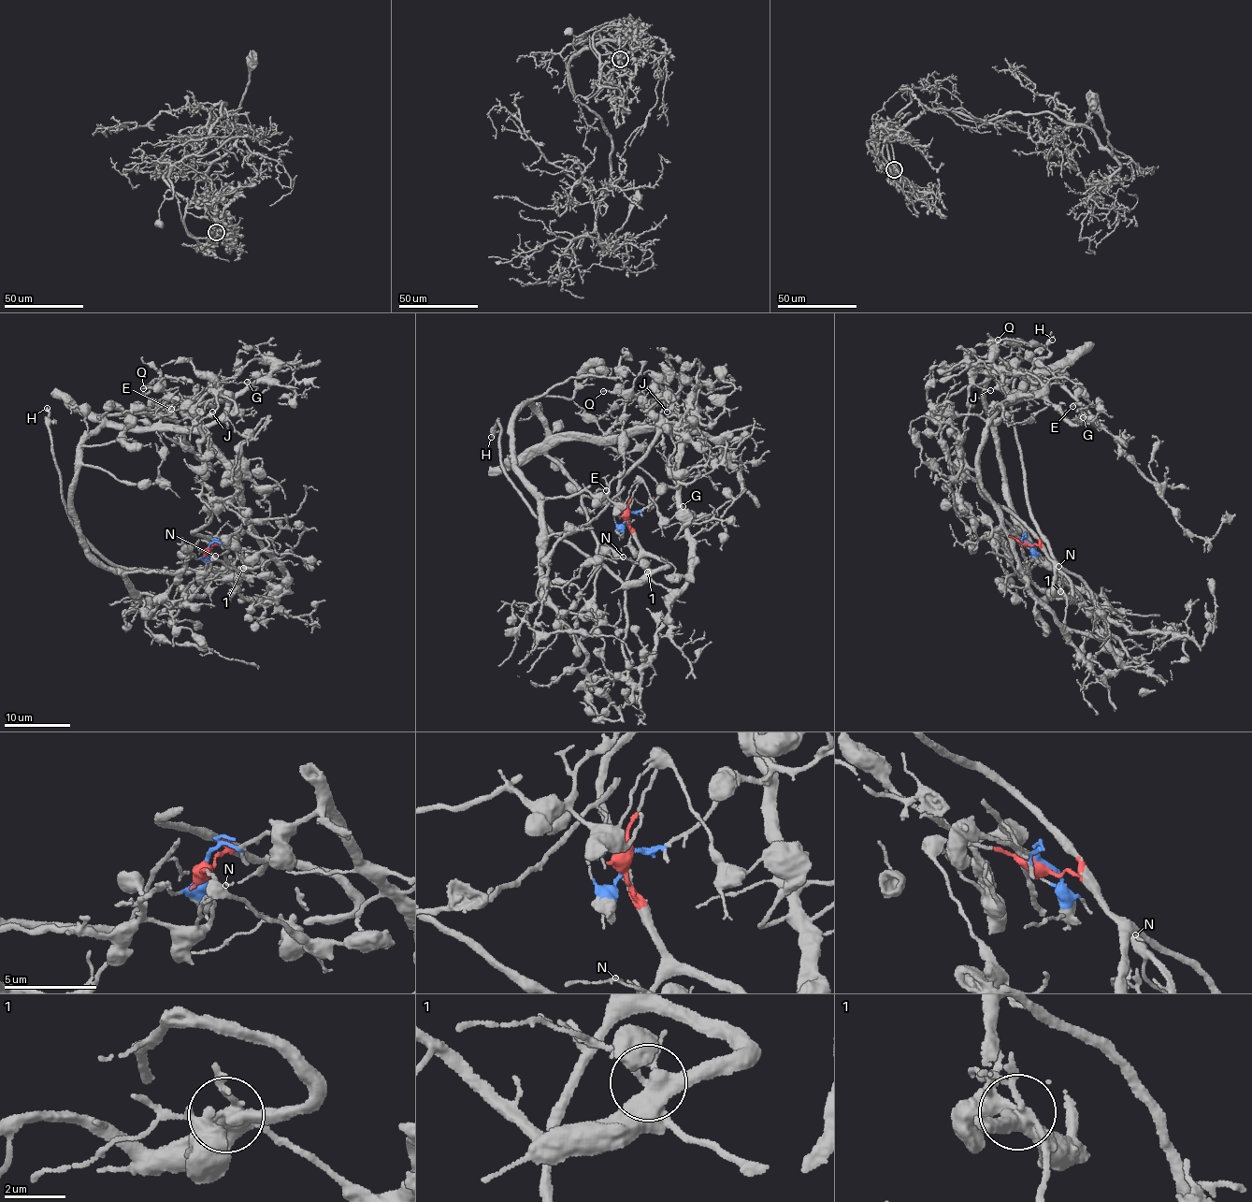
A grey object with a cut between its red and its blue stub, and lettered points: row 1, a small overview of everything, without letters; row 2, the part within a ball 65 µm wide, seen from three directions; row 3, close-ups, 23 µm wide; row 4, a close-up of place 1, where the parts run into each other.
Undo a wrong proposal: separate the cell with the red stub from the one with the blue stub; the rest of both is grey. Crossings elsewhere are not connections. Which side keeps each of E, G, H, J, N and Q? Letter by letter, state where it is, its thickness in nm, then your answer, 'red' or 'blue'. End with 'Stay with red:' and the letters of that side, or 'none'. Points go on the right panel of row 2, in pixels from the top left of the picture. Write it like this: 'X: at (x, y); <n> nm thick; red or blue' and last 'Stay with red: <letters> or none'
E: at (1072, 406); 150 nm thick; blue
G: at (1083, 417); 140 nm thick; blue
H: at (1052, 340); 280 nm thick; red
J: at (990, 390); 100 nm thick; red
N: at (1058, 566); 80 nm thick; red
Q: at (998, 340); 120 nm thick; blue
Stay with red: H, J, N

